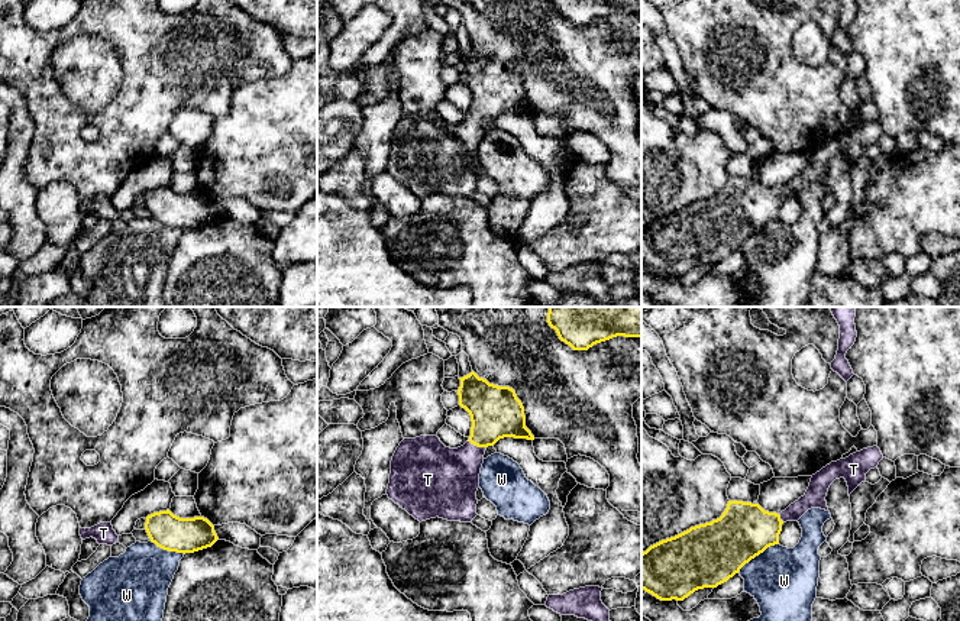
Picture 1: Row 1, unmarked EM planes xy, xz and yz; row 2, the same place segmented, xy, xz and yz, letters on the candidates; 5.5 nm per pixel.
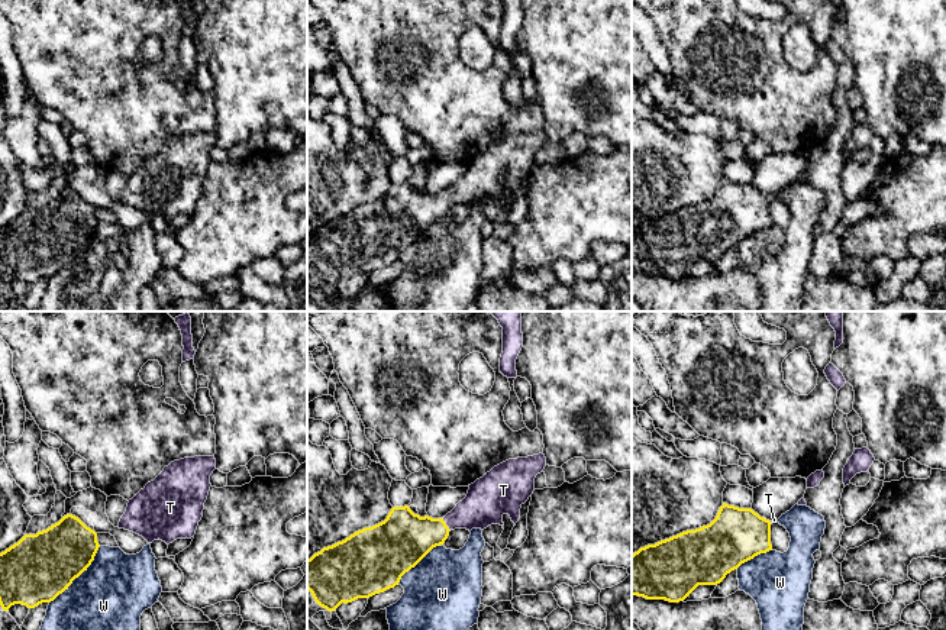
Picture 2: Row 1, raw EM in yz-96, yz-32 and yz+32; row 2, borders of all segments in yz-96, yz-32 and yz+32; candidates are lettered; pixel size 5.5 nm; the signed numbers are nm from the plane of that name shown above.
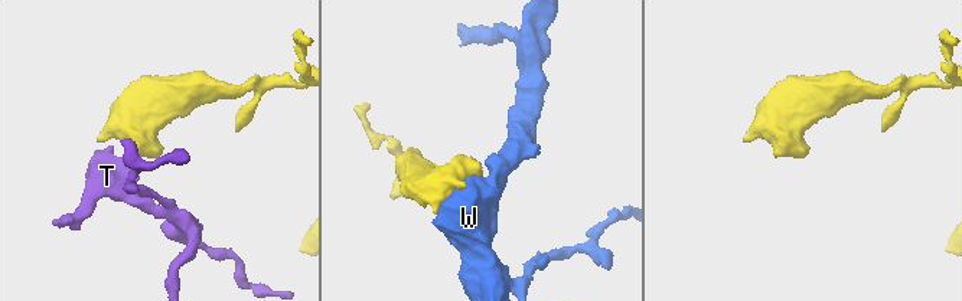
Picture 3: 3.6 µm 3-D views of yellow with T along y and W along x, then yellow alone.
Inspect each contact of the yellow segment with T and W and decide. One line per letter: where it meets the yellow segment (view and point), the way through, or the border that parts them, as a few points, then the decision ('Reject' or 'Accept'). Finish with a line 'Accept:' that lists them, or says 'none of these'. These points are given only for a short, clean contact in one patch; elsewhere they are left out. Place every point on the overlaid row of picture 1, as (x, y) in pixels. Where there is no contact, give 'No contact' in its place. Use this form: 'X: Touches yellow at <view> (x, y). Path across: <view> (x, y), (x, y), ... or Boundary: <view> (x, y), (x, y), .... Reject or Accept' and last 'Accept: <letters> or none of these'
T: Touches yellow at xz (478, 446). Path across: xz (495, 411), (478, 446), (448, 479). Accept
W: Touches yellow at yz (758, 555). Reject
Accept: T

